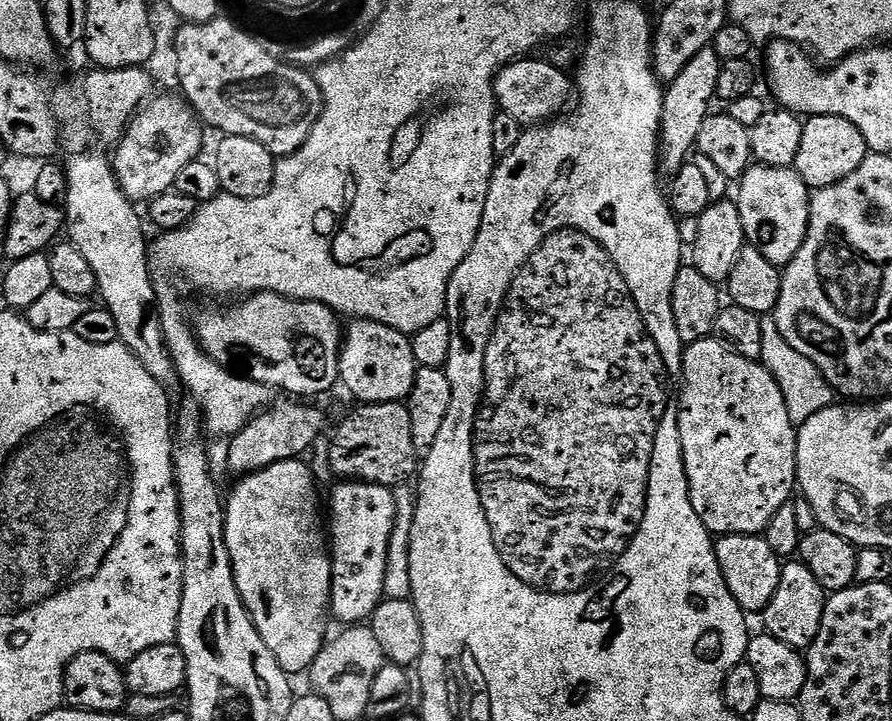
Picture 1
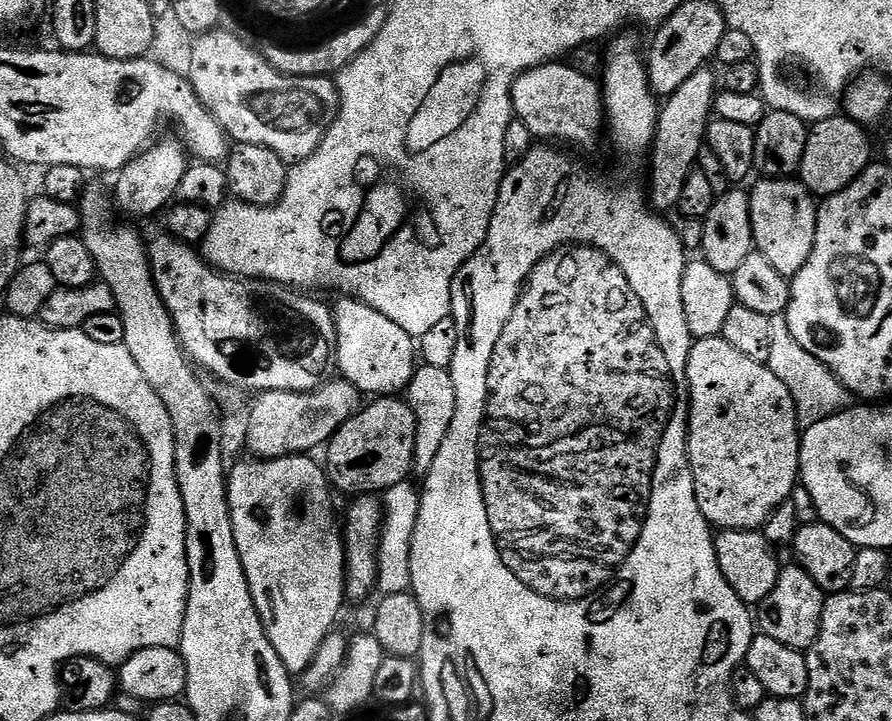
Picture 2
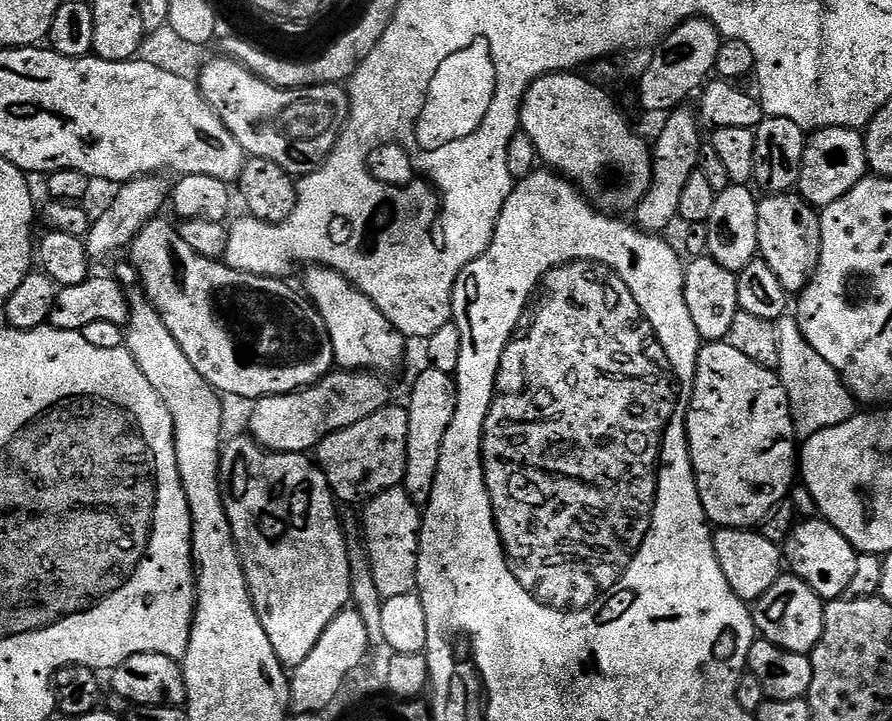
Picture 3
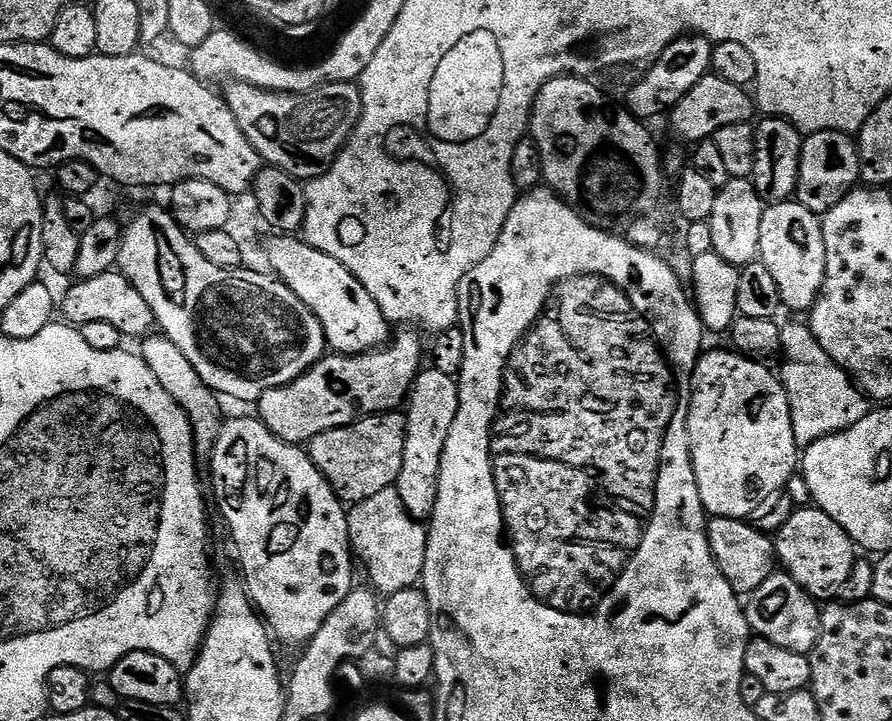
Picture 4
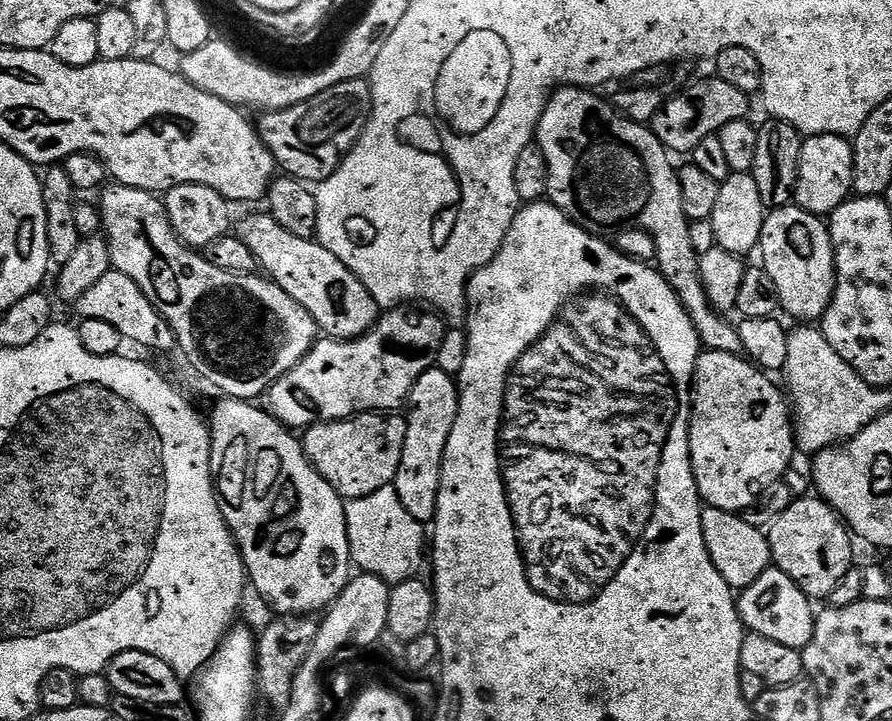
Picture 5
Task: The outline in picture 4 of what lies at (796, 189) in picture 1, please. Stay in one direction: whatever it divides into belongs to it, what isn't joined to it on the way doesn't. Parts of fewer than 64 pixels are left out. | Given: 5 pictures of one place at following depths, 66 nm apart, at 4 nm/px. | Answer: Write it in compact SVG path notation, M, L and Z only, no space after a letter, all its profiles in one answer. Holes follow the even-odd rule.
M799 202L769 204L762 214L759 263L770 270L778 282L778 294L785 309L807 313L824 291L826 274L826 242L824 225L815 212L806 210Z

